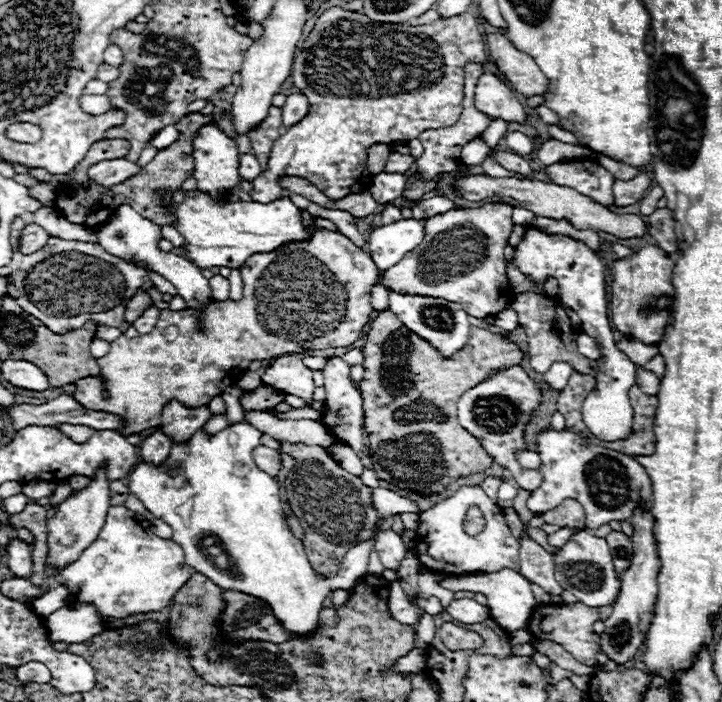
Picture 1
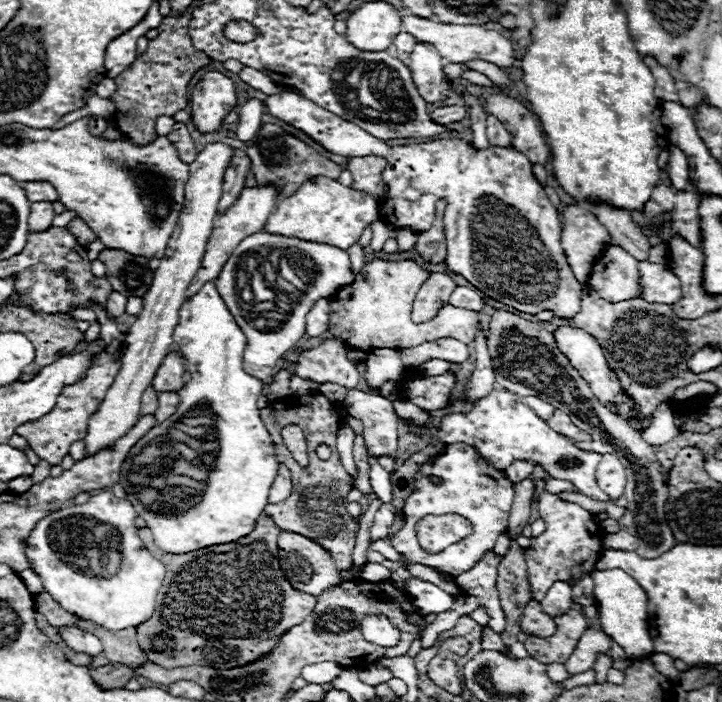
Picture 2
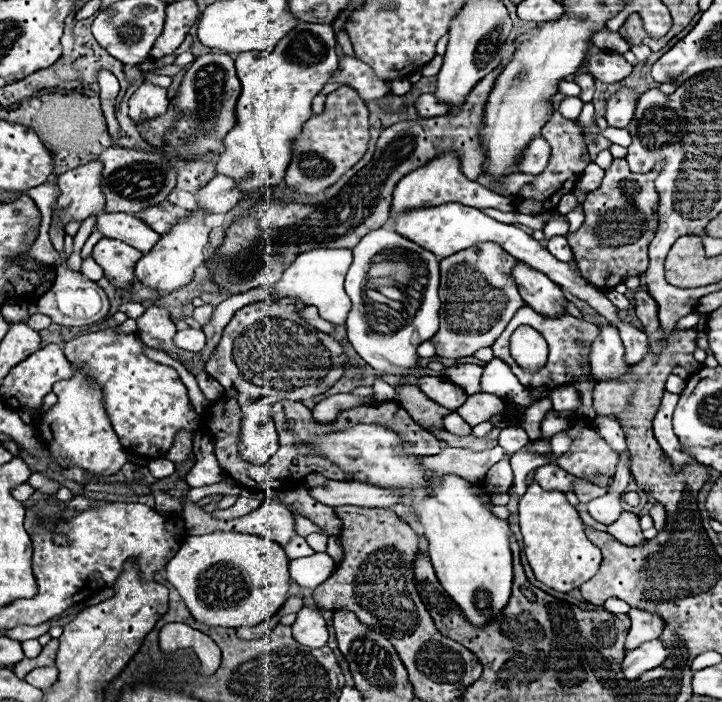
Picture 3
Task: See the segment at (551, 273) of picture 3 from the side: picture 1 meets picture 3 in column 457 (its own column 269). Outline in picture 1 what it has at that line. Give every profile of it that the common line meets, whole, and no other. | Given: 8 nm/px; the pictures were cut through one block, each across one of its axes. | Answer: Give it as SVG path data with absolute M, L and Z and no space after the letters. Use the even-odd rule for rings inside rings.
M178 188L174 192L160 192L160 200L174 206L176 220L172 222L172 226L184 236L182 248L198 268L240 268L252 254L272 252L282 244L310 240L314 230L337 231L336 226L326 218L316 218L312 228L304 228L300 208L296 208L290 198L280 198L270 204L258 204L252 200L230 202L214 200L208 192L202 190L184 192L182 188Z

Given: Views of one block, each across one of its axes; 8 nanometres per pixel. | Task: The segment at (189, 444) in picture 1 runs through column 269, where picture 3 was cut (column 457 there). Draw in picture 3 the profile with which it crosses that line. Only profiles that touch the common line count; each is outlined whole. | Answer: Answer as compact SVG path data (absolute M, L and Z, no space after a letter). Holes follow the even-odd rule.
M354 424L344 430L312 436L310 440L298 442L296 446L304 448L306 454L332 460L332 464L336 464L342 472L348 474L348 482L368 482L384 490L404 490L400 492L402 496L400 502L410 506L418 516L418 522L422 526L422 536L428 540L428 556L442 588L460 606L462 614L466 614L472 624L486 624L486 620L492 620L506 606L512 588L510 526L506 520L496 518L490 506L486 506L484 500L472 492L472 486L476 484L456 474L444 474L440 482L430 482L434 478L434 472L426 470L420 464L422 456L408 454L404 436L380 424Z

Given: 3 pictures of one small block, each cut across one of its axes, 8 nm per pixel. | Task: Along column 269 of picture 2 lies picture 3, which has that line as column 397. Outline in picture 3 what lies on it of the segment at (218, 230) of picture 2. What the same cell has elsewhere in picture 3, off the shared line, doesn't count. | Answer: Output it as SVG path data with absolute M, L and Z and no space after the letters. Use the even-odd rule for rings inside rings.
M444 154L444 156L434 158L434 160L428 162L428 164L420 166L418 170L406 174L406 176L398 182L398 186L396 186L394 194L392 194L390 220L394 220L396 216L400 216L402 212L408 212L408 210L440 206L440 204L446 204L446 202L458 202L458 204L464 204L464 206L480 208L480 210L482 210L482 208L496 208L496 210L502 210L502 212L515 211L514 199L500 196L500 194L496 194L496 192L490 192L490 190L486 190L484 186L480 186L478 182L468 180L468 178L460 172L460 162L458 162L456 154Z

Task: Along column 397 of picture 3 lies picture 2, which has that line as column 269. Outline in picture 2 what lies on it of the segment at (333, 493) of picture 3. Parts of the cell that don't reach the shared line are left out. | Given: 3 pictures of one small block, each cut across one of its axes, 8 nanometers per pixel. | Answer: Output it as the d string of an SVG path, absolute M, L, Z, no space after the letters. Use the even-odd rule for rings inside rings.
M280 464L278 474L276 474L276 480L274 480L274 484L272 484L272 488L270 488L270 494L268 494L268 502L270 502L270 504L278 504L278 502L286 500L286 498L290 496L290 492L292 492L290 470L288 470L284 464Z

